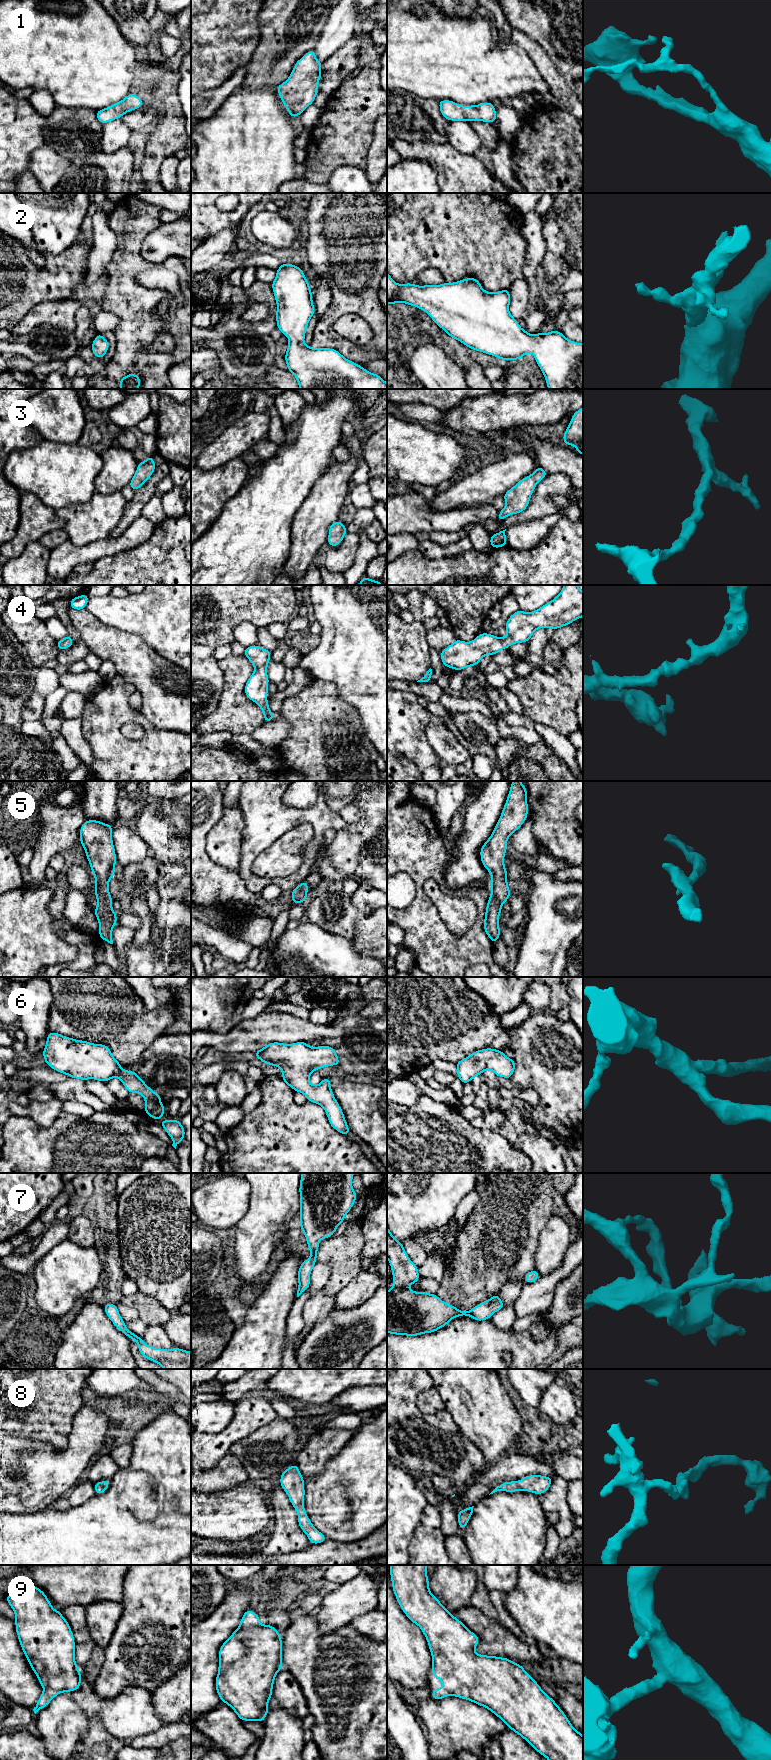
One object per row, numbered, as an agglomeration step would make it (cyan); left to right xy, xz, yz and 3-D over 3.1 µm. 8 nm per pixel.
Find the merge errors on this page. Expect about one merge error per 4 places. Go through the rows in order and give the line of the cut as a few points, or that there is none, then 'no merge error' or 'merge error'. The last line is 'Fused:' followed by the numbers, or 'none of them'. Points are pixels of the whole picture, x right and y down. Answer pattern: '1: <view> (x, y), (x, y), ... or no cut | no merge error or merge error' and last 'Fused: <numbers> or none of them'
1: no cut | no merge error
2: no cut | no merge error
3: no cut | no merge error
4: no cut | no merge error
5: no cut | no merge error
6: no cut | no merge error
7: no cut | no merge error
8: no cut | no merge error
9: no cut | no merge error
Fused: none of them

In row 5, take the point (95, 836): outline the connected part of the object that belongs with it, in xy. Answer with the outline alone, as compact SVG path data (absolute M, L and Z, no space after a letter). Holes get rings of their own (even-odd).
M86 820L80 827L80 844L95 877L98 905L94 914L99 923L99 938L110 944L113 944L113 927L117 925L117 913L112 908L114 899L109 893L109 881L115 875L116 865L112 829L112 825L98 820Z

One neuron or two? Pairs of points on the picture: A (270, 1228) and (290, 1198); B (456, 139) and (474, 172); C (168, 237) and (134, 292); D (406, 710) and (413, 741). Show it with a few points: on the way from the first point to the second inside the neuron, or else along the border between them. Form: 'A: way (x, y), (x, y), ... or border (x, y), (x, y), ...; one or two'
A: way (270, 1221), (270, 1218), (283, 1205); one
B: border (448, 142), (457, 150), (473, 155); two
C: border (142, 241), (141, 255), (150, 262), (175, 256); two
D: way (406, 718), (406, 733); one

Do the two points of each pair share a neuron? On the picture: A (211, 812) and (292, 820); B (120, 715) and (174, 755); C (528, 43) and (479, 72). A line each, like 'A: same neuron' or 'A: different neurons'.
A: different neurons
B: same neuron
C: different neurons

